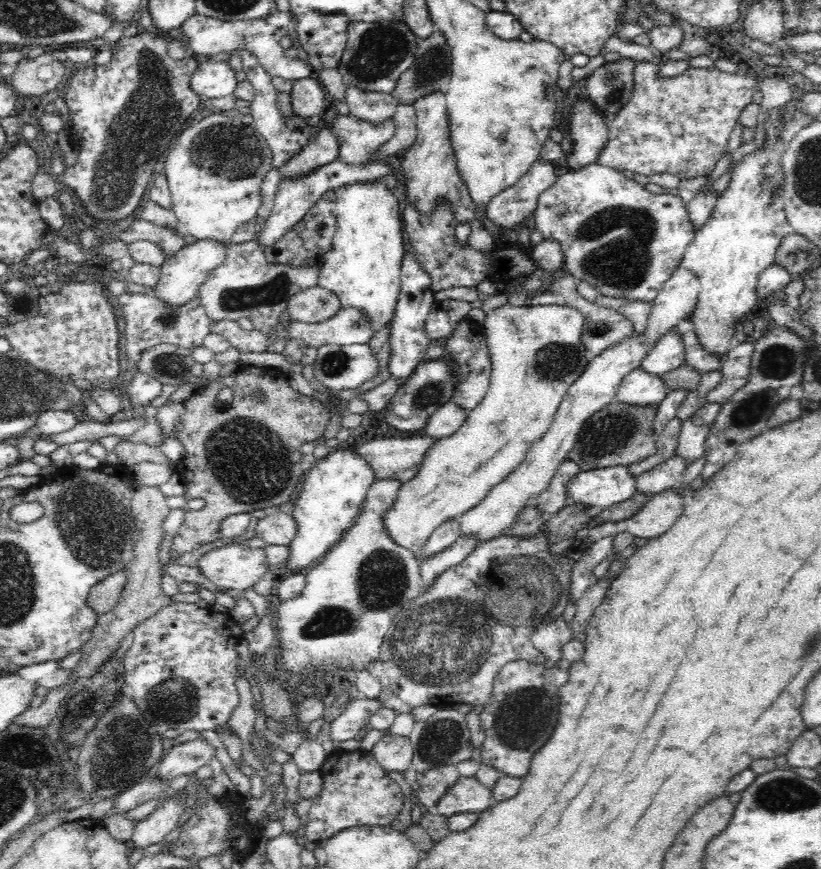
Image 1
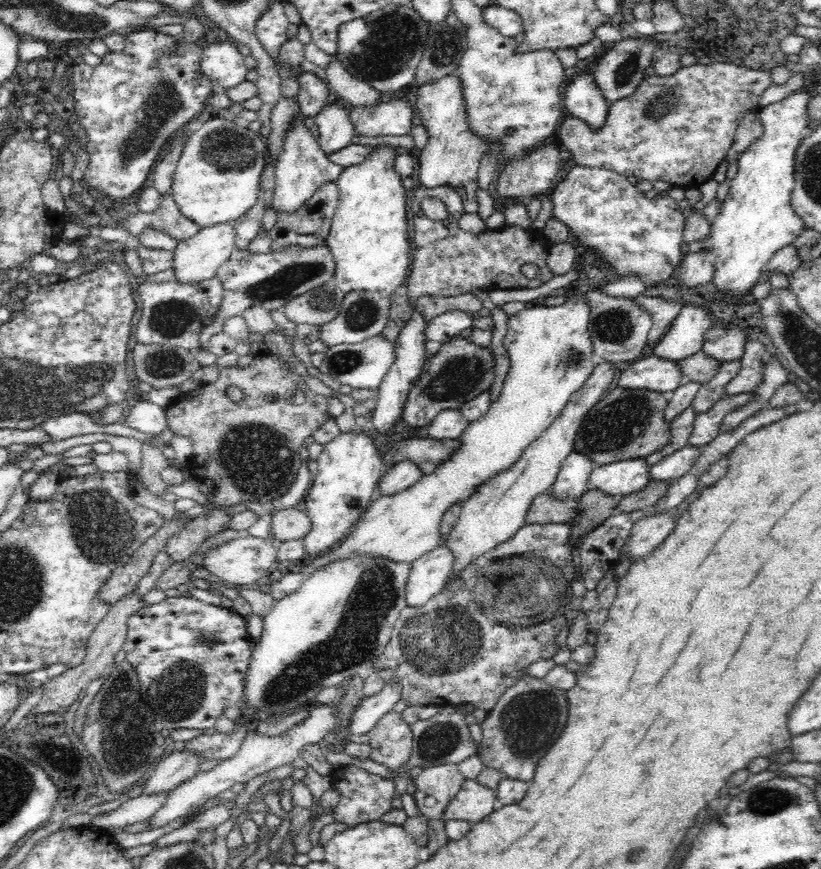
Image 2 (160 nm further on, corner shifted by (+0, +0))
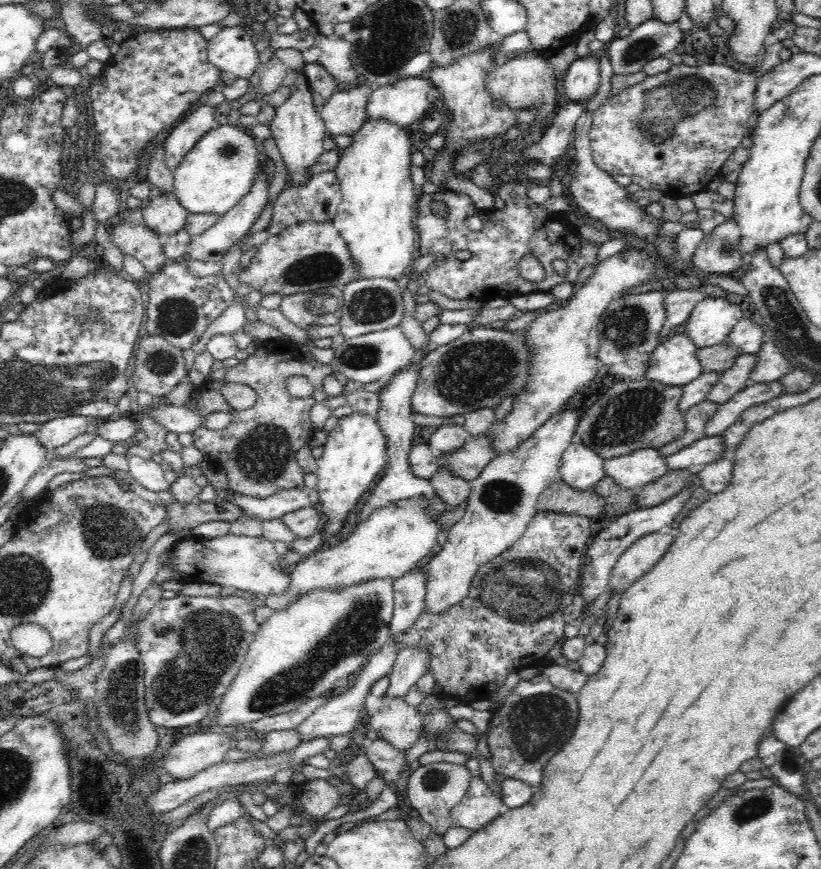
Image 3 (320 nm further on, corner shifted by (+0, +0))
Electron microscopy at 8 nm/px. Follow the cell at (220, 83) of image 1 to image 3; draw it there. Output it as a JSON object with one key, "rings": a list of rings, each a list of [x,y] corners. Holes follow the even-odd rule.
{"rings":[[[243,25],[229,27],[220,30],[212,40],[207,41],[208,61],[221,71],[230,72],[234,79],[248,79],[254,74],[254,70],[256,70],[256,66],[260,62],[258,59],[258,51],[256,51],[256,46],[254,45],[254,38],[252,38],[252,32],[247,30]]]}

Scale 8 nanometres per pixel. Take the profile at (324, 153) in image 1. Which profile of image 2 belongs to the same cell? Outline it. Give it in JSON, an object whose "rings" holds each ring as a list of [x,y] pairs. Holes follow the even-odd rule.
{"rings":[[[327,103],[327,105],[316,115],[316,124],[319,128],[320,149],[324,150],[326,156],[337,150],[348,146],[355,135],[354,123],[350,121],[348,109],[344,103]]]}

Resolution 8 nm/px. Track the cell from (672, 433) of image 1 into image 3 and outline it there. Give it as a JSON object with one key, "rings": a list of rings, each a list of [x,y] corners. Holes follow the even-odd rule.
{"rings":[[[704,399],[700,404],[692,406],[684,414],[684,423],[686,423],[686,432],[680,438],[669,442],[660,448],[660,453],[665,457],[672,454],[676,454],[682,448],[690,446],[693,442],[706,437],[704,433],[705,425],[708,424],[708,420],[712,418],[712,414],[718,410],[719,404]]]}

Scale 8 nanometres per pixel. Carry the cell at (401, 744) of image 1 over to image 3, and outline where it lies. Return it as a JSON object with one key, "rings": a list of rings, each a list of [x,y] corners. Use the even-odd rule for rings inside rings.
{"rings":[[[385,695],[380,710],[370,718],[368,729],[379,733],[393,748],[407,752],[416,744],[423,720],[420,712],[404,701],[404,696]]]}

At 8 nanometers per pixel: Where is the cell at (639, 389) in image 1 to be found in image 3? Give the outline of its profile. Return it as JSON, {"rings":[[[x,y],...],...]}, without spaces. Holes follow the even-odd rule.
{"rings":[[[678,329],[666,340],[662,341],[650,354],[649,366],[647,367],[649,370],[644,378],[672,386],[684,386],[686,383],[698,378],[700,374],[703,374],[702,364],[698,360],[698,355],[696,355],[698,349],[694,341],[690,339],[690,335],[684,333],[684,330]]]}

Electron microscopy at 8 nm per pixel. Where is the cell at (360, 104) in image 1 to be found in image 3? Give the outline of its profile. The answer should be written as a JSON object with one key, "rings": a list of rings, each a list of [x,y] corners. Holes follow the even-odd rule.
{"rings":[[[317,35],[315,45],[321,50],[318,63],[334,75],[339,88],[356,86],[362,83],[362,78],[358,76],[353,67],[348,41],[336,36],[327,38]]]}

